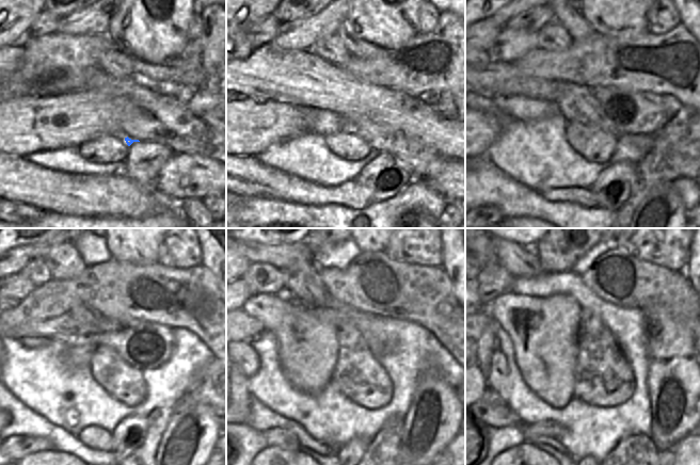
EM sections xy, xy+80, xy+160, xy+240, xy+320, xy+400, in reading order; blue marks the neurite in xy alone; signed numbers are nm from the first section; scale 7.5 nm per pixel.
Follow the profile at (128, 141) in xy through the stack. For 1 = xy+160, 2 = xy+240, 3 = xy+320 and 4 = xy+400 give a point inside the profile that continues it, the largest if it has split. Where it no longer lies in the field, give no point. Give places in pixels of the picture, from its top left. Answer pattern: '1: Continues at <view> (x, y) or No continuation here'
1: Continues at xy+160 (575, 101)
2: Continues at xy+240 (88, 317)
3: Continues at xy+320 (304, 282)
4: Continues at xy+400 (513, 257).

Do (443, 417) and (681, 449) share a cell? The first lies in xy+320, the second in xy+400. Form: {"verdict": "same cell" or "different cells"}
{"verdict": "different cells"}

